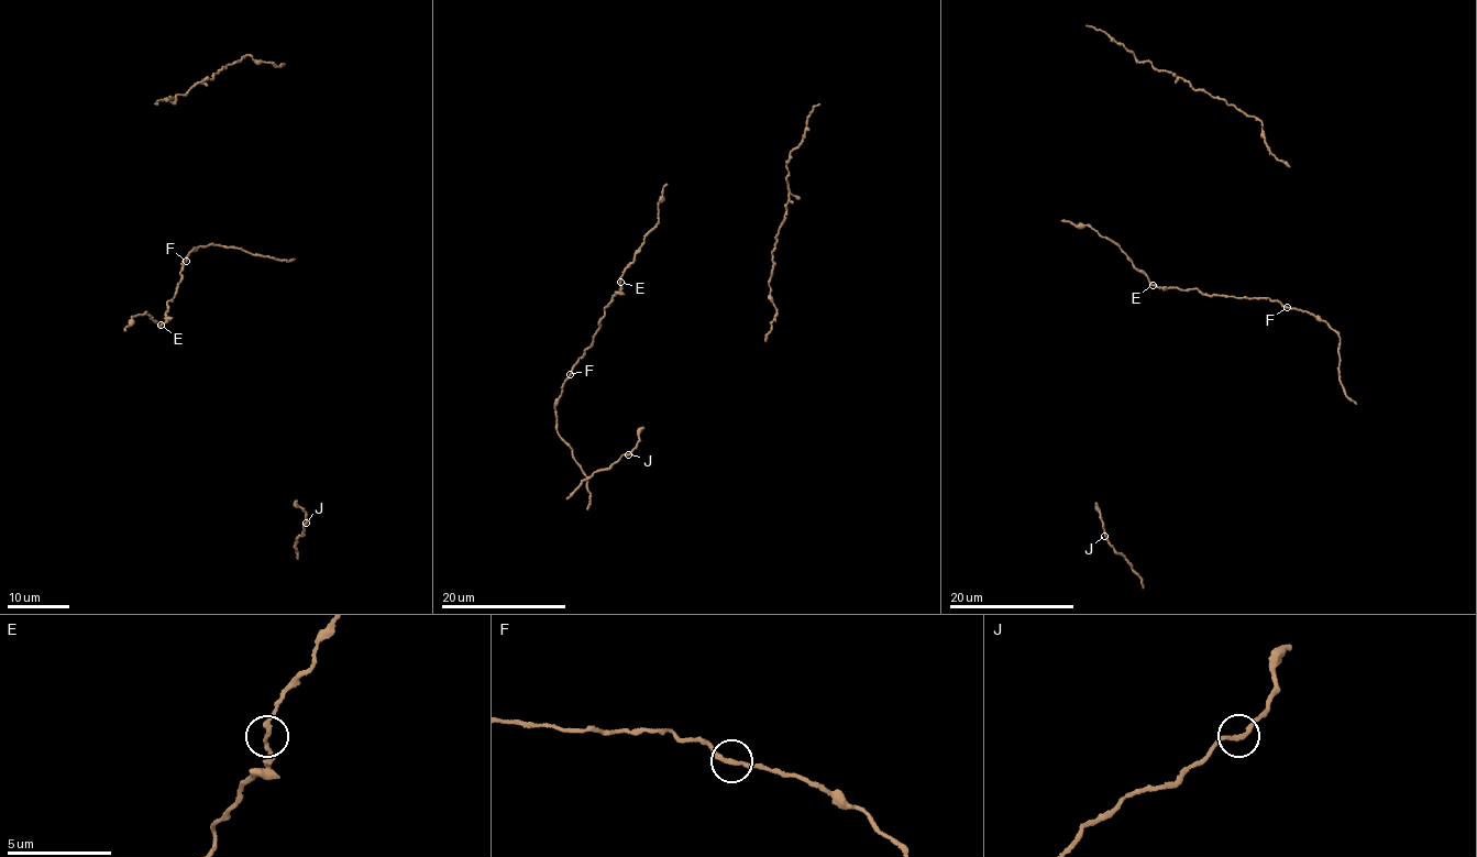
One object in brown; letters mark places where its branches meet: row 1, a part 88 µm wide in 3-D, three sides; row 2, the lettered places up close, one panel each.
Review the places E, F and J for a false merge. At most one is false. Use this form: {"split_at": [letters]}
{"split_at": []}

